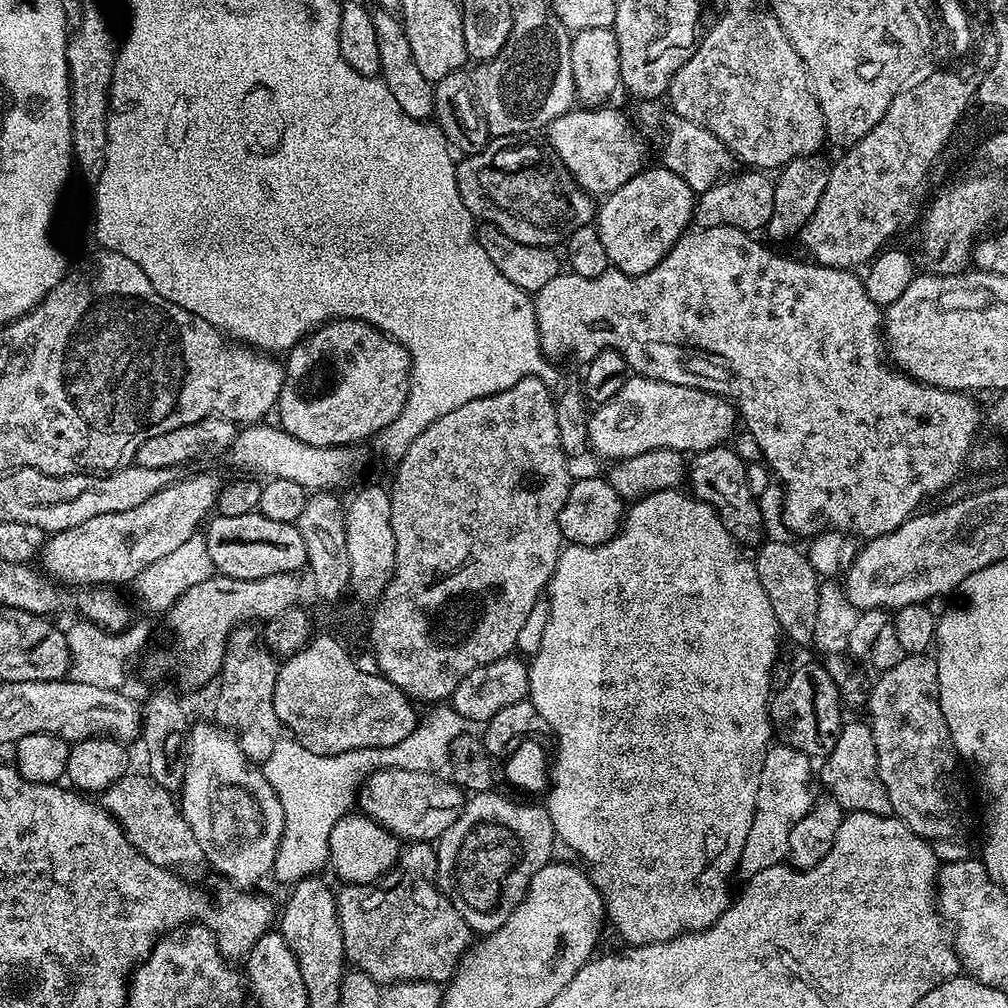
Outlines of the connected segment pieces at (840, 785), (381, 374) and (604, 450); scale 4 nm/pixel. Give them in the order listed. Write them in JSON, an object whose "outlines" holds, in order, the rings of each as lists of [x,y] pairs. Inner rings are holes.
{"outlines":[[[[863,719],[853,724],[845,723],[834,742],[834,750],[823,757],[818,768],[818,780],[824,783],[823,791],[842,806],[845,813],[861,812],[862,814],[893,815],[890,806],[890,794],[886,794],[886,786],[882,786],[882,778],[878,770],[878,750],[874,746],[874,734],[871,723]]],[[[329,320],[287,353],[278,405],[279,427],[310,446],[357,445],[358,440],[375,437],[396,421],[408,397],[410,381],[412,359],[397,340],[364,320]]],[[[629,375],[628,381],[604,404],[599,405],[589,415],[588,425],[590,434],[588,442],[591,451],[605,456],[609,462],[630,459],[634,455],[644,454],[655,448],[669,448],[683,454],[705,452],[707,448],[723,445],[724,440],[732,431],[738,428],[738,412],[731,400],[717,396],[714,392],[707,392],[690,386],[678,386],[661,380],[651,380],[645,376]]]]}

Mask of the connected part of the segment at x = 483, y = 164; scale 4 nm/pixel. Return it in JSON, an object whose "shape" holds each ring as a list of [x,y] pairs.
{"shape":[[[510,136],[489,139],[488,145],[482,151],[473,156],[464,156],[456,165],[458,194],[462,194],[466,210],[470,210],[470,214],[477,221],[498,226],[498,230],[514,238],[514,242],[530,246],[556,246],[559,240],[560,243],[567,241],[568,235],[574,230],[593,223],[593,197],[573,180],[562,161],[556,159],[555,155],[547,151],[539,152],[528,144],[520,144],[517,148],[512,144],[515,143]]]}

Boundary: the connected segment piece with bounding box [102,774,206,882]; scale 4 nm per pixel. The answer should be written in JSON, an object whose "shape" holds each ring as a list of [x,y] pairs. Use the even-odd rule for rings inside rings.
{"shape":[[[125,774],[118,778],[118,782],[110,785],[102,793],[102,807],[109,812],[120,824],[120,829],[126,834],[126,838],[137,848],[143,856],[150,858],[154,866],[167,868],[168,871],[176,873],[177,876],[183,876],[189,881],[199,881],[199,876],[206,870],[206,857],[204,849],[200,847],[198,841],[194,838],[194,830],[186,822],[186,818],[180,812],[180,806],[177,797],[173,793],[152,780],[147,774],[141,776],[132,776]]]}

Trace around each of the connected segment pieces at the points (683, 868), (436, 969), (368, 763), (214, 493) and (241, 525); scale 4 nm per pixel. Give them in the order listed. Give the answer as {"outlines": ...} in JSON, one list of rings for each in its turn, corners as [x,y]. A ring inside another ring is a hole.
{"outlines":[[[[662,489],[637,499],[625,511],[622,524],[623,527],[616,533],[616,537],[613,540],[607,540],[605,544],[599,544],[593,548],[574,544],[561,551],[560,561],[556,564],[556,569],[546,589],[548,601],[546,634],[542,634],[542,646],[538,646],[538,654],[531,657],[530,660],[528,696],[538,710],[538,714],[542,714],[542,718],[546,718],[551,735],[554,734],[560,739],[556,744],[556,758],[554,754],[554,763],[550,768],[550,787],[546,792],[546,796],[548,796],[546,807],[548,817],[552,820],[552,828],[557,834],[559,843],[567,845],[573,853],[577,852],[581,856],[579,859],[590,869],[591,878],[604,900],[607,919],[611,923],[612,920],[616,923],[616,928],[620,931],[621,938],[624,939],[623,943],[635,946],[653,944],[659,940],[672,940],[675,936],[682,936],[686,932],[700,932],[704,928],[709,928],[714,922],[718,922],[718,918],[722,918],[722,914],[728,908],[730,903],[728,883],[731,882],[732,875],[737,875],[740,867],[742,846],[746,846],[746,838],[750,835],[750,822],[754,822],[754,806],[758,798],[758,778],[762,778],[762,762],[766,762],[766,754],[774,740],[774,729],[770,719],[770,693],[773,691],[772,655],[776,652],[776,636],[781,635],[781,629],[775,620],[770,599],[767,598],[762,583],[758,580],[758,574],[755,573],[753,561],[748,556],[744,557],[745,549],[737,544],[735,538],[726,530],[726,526],[722,526],[718,514],[712,509],[711,504],[697,500],[695,496],[684,490]]],[[[409,843],[401,851],[395,867],[379,882],[345,883],[341,888],[336,892],[336,913],[342,930],[344,954],[355,971],[366,973],[380,986],[391,986],[401,980],[447,982],[456,975],[460,959],[474,943],[474,933],[468,919],[440,891],[436,882],[436,850],[431,843]]],[[[450,704],[437,705],[425,719],[424,717],[417,723],[414,731],[403,740],[388,747],[364,747],[362,750],[344,751],[342,754],[318,756],[308,752],[295,739],[282,736],[275,744],[270,758],[263,761],[262,771],[264,777],[274,788],[280,804],[284,818],[283,836],[280,839],[279,850],[276,853],[273,877],[288,884],[295,884],[297,881],[307,879],[311,875],[319,873],[322,866],[326,866],[329,861],[329,838],[332,828],[338,820],[349,813],[357,801],[358,787],[362,784],[366,776],[371,772],[381,768],[416,769],[426,772],[438,772],[449,765],[452,744],[454,738],[458,738],[462,733],[469,731],[472,722],[458,714]]],[[[200,472],[189,480],[177,479],[176,483],[158,490],[154,498],[146,498],[142,506],[134,506],[134,510],[98,514],[98,518],[90,518],[82,526],[51,533],[43,543],[38,560],[44,563],[43,571],[61,586],[131,585],[146,566],[158,562],[158,558],[166,558],[186,538],[197,535],[196,527],[209,519],[221,487],[222,480],[208,472]]],[[[259,511],[238,514],[234,518],[213,515],[207,521],[204,541],[210,550],[210,562],[221,576],[253,580],[279,572],[299,573],[308,563],[306,542],[296,524],[273,522]]]]}

